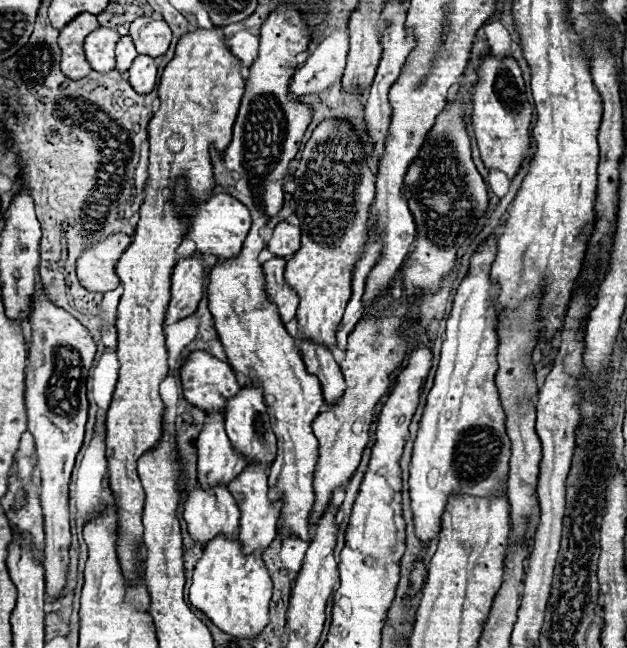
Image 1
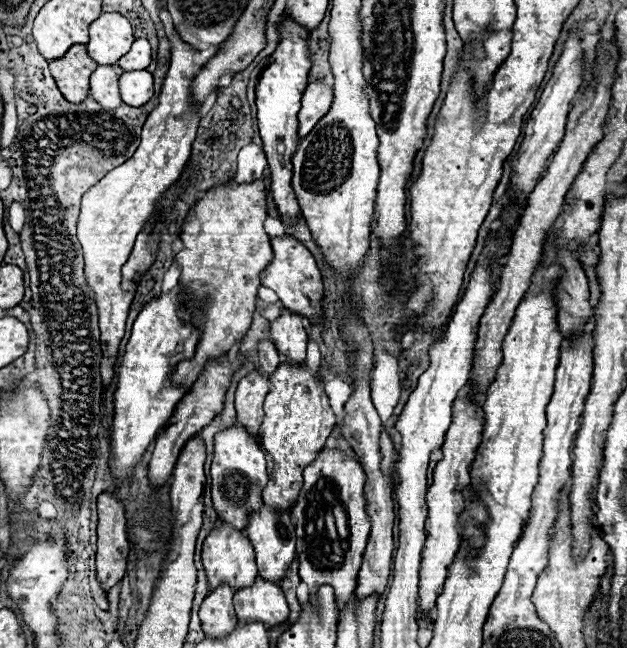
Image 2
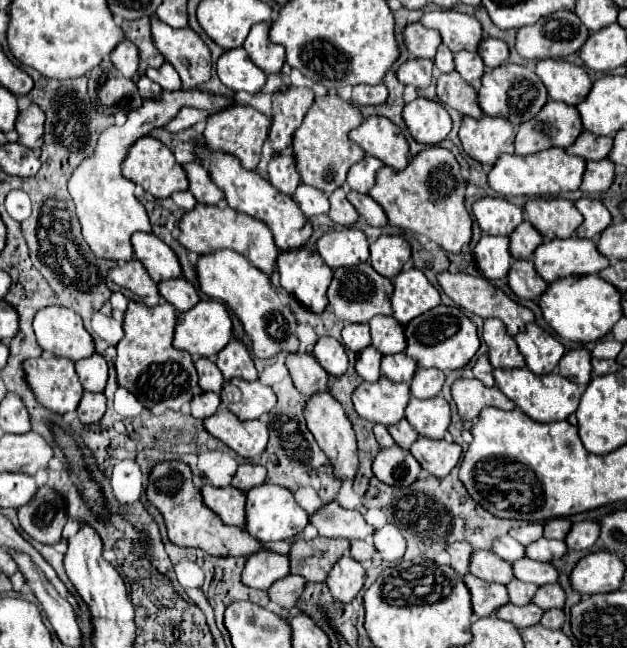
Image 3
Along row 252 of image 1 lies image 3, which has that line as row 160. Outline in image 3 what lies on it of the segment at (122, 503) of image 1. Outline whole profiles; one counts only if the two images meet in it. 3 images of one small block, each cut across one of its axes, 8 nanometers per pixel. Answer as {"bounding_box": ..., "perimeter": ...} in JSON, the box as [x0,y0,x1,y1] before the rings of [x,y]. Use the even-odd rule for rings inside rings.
{"bounding_box":[122,136,188,198],"perimeter":[[[152,136],[140,138],[130,146],[126,160],[122,162],[122,174],[128,180],[132,180],[134,184],[140,184],[154,198],[168,198],[172,192],[188,190],[188,178],[186,178],[184,168],[174,160],[172,150],[166,148],[160,140],[156,140]]]}

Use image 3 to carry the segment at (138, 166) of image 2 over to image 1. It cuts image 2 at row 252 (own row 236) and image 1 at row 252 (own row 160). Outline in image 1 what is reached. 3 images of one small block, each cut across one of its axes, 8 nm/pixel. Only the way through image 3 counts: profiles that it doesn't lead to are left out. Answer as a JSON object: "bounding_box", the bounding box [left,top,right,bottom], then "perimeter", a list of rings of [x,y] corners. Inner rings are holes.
{"bounding_box":[76,234,132,292],"perimeter":[[[112,234],[102,242],[90,244],[76,260],[76,272],[80,284],[90,292],[110,292],[120,286],[116,276],[116,262],[132,242],[126,234]]]}

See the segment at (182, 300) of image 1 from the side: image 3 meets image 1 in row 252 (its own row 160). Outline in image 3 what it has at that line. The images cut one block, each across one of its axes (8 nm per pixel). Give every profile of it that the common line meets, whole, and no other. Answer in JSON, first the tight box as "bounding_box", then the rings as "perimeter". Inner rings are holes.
{"bounding_box":[182,160,224,204],"perimeter":[[[194,160],[190,164],[182,164],[186,174],[188,174],[188,182],[190,182],[190,192],[194,194],[196,202],[200,204],[220,204],[224,198],[224,192],[212,182],[210,172],[202,166],[200,160]]]}

